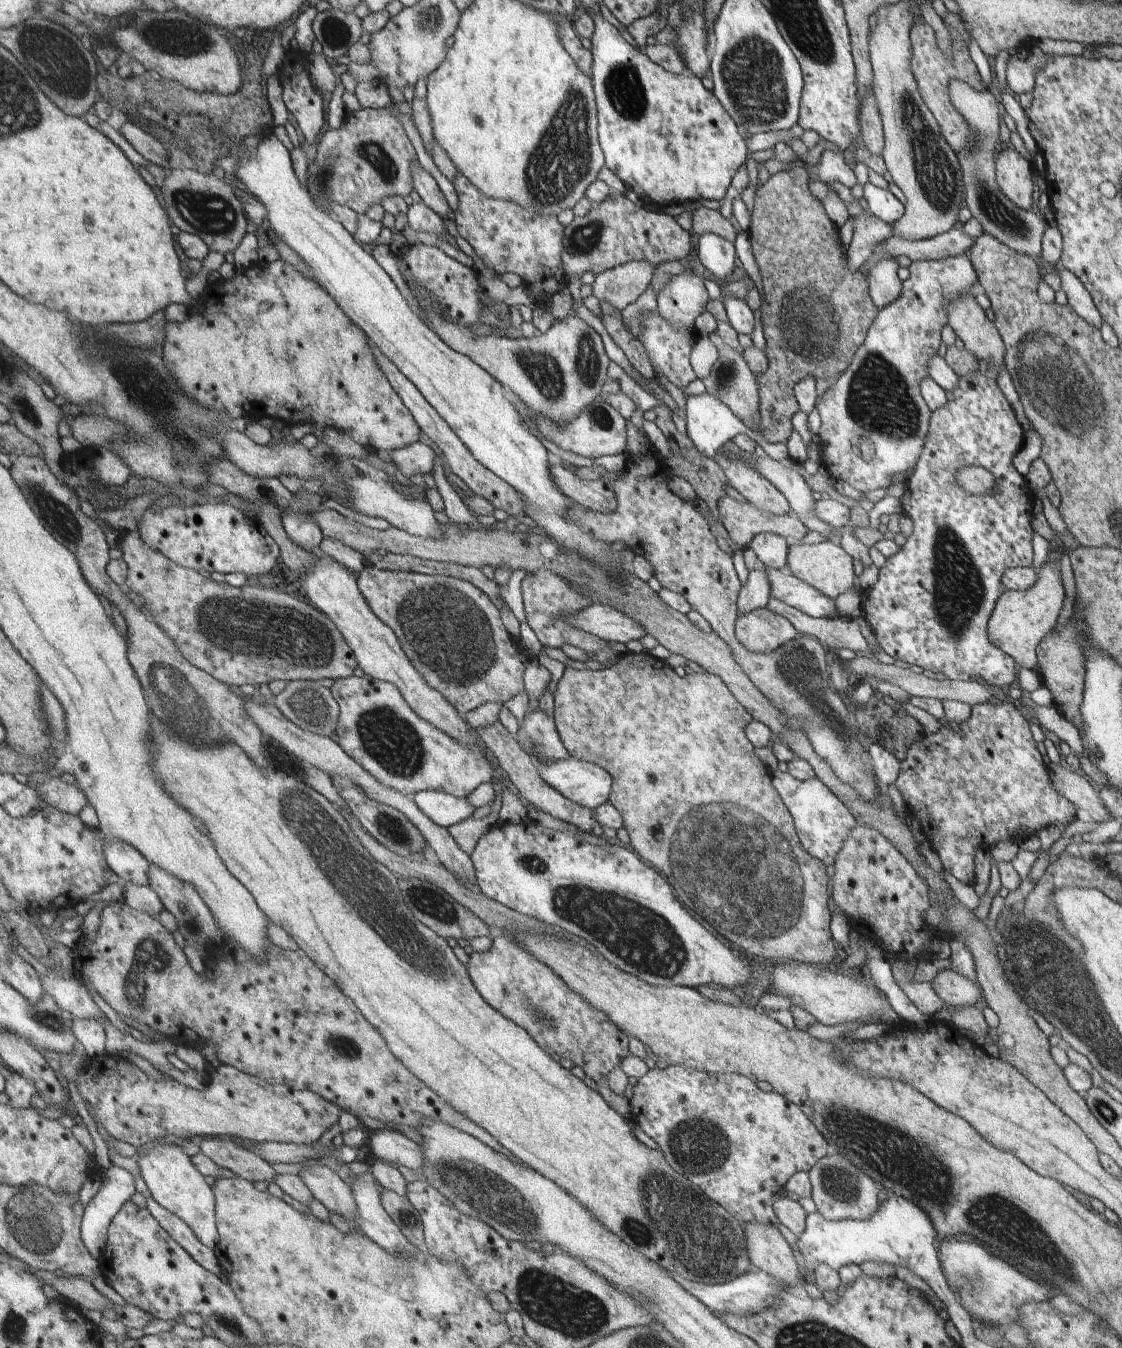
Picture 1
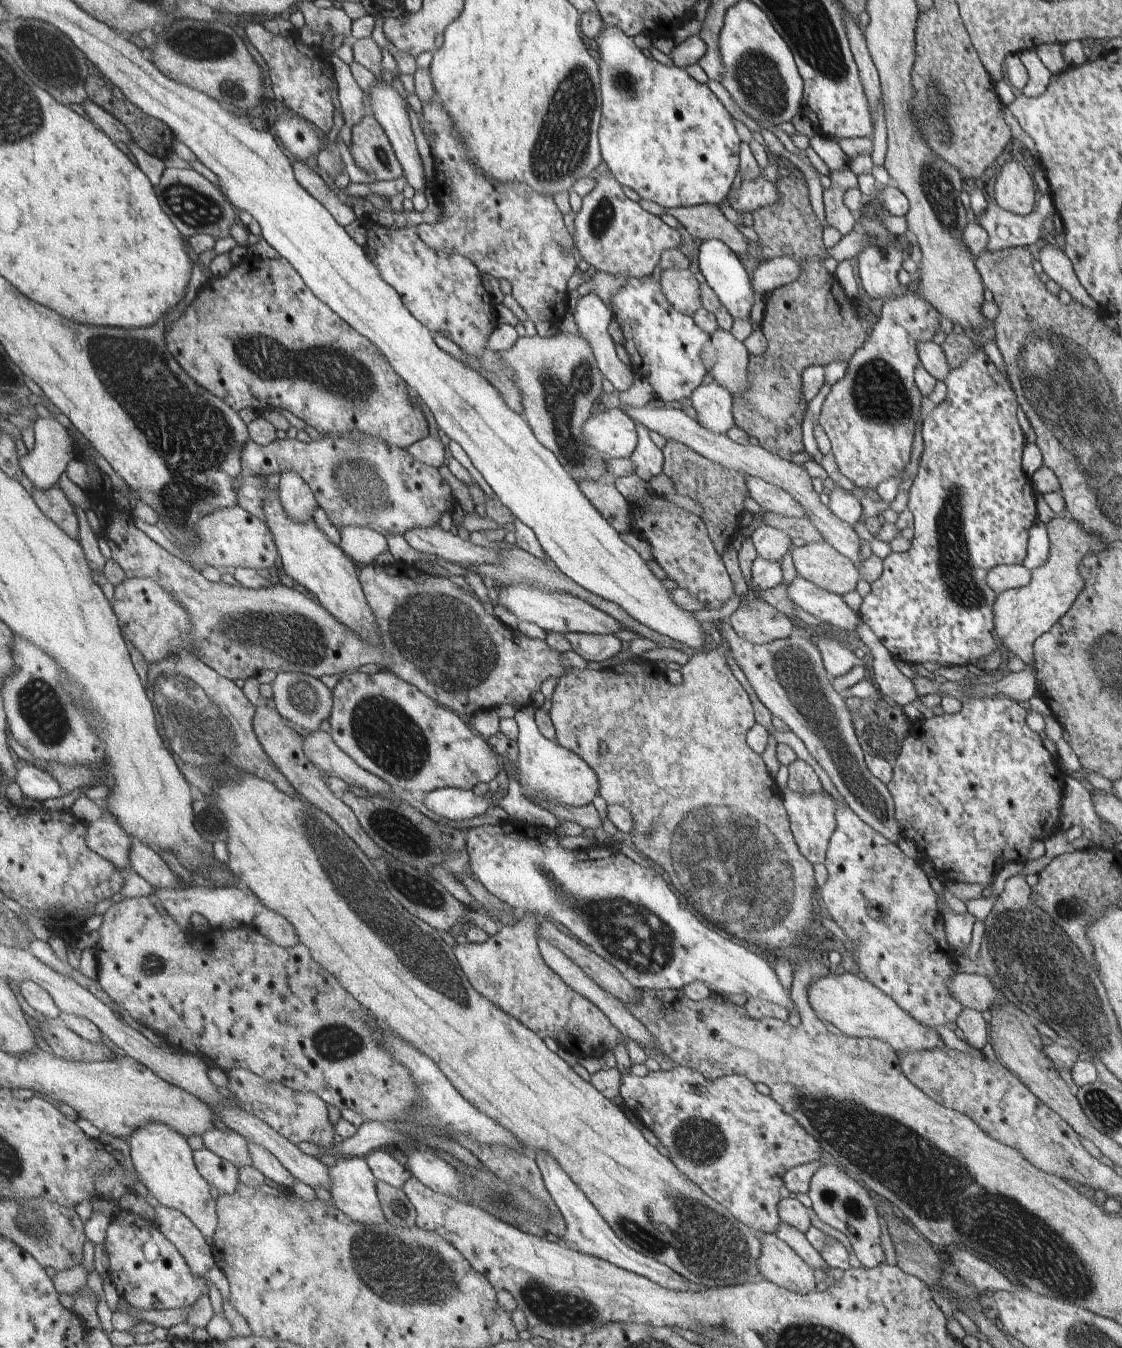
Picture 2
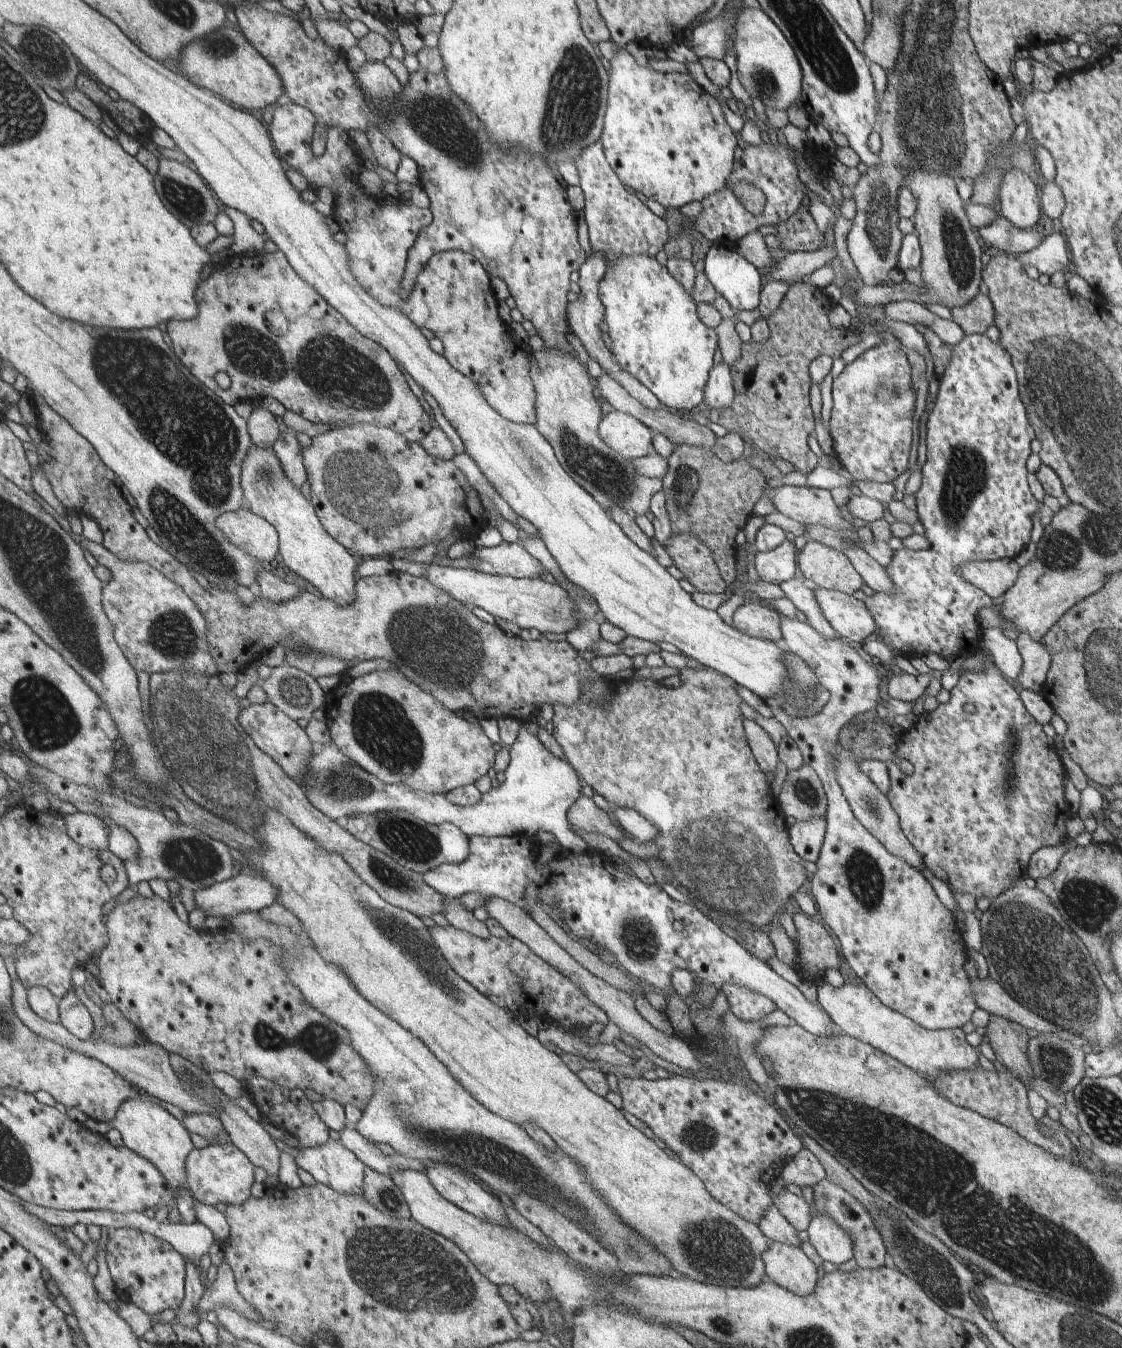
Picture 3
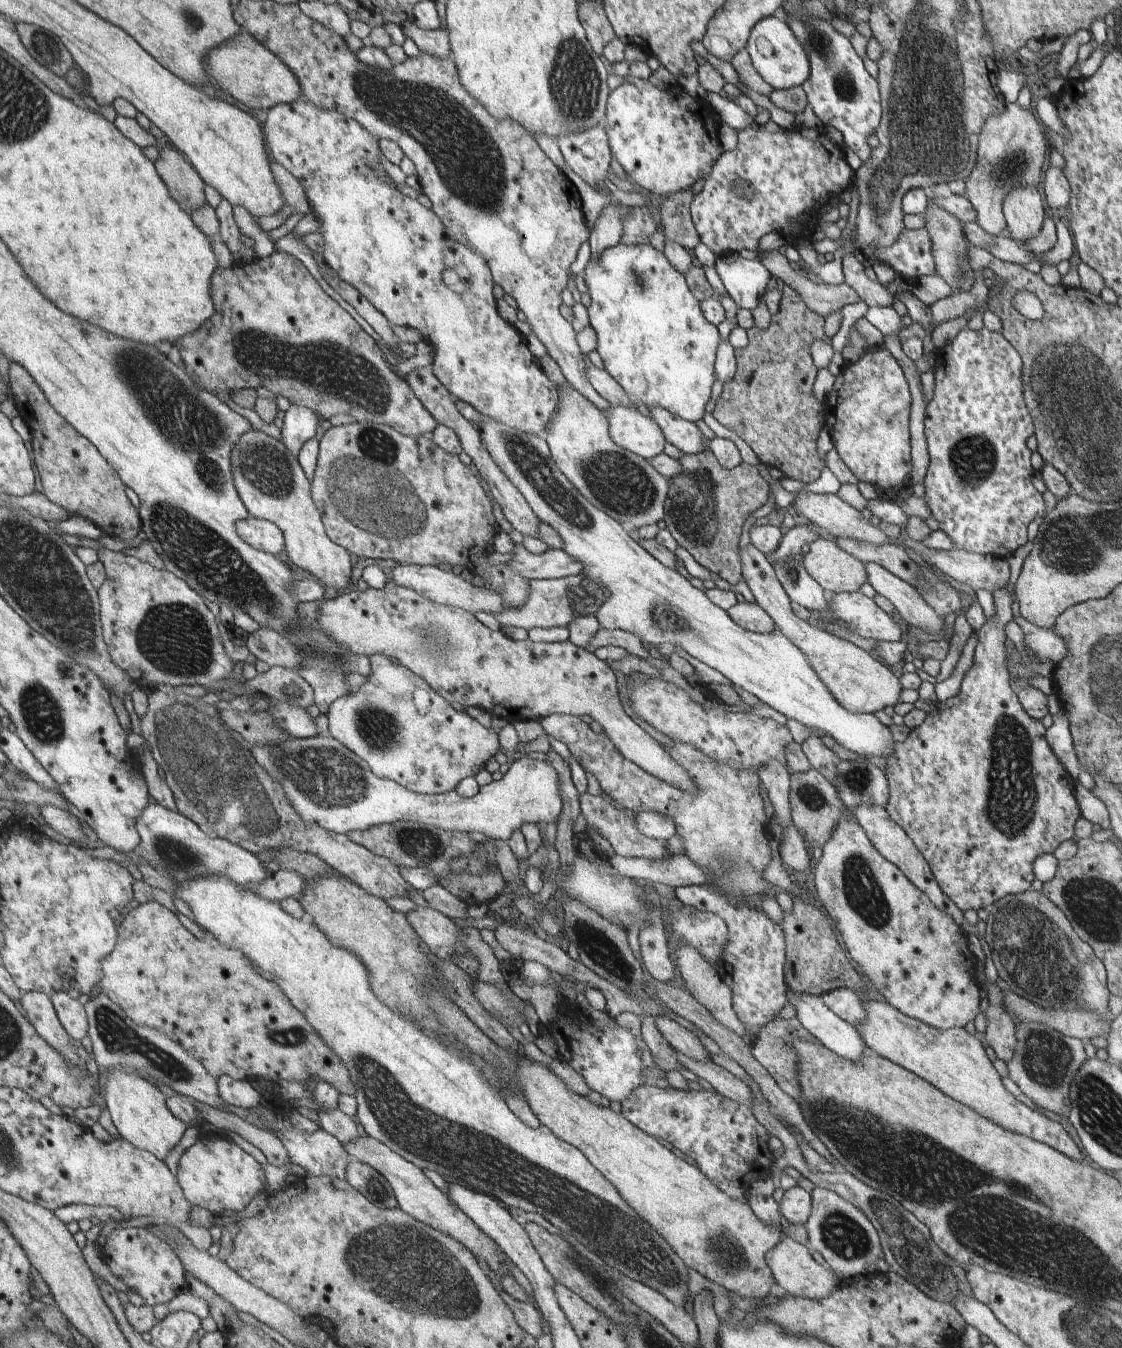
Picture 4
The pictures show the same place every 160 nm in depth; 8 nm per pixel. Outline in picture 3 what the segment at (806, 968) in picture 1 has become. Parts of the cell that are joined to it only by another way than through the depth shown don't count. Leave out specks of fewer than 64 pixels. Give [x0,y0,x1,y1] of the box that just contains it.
[817,980,980,1076]

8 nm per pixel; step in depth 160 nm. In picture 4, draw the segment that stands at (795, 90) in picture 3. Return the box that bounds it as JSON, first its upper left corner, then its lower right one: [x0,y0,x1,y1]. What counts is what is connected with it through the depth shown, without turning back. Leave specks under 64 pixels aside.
[745,14,810,89]

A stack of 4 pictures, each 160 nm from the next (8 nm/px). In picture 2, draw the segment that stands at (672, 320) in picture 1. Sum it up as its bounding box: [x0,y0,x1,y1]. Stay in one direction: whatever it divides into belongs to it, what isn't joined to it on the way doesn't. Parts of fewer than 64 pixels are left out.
[660,269,703,316]

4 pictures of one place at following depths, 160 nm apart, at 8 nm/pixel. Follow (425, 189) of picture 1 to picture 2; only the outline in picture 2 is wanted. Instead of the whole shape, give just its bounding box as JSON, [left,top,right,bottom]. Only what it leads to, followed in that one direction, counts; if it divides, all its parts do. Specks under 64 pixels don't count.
[368,77,428,193]

